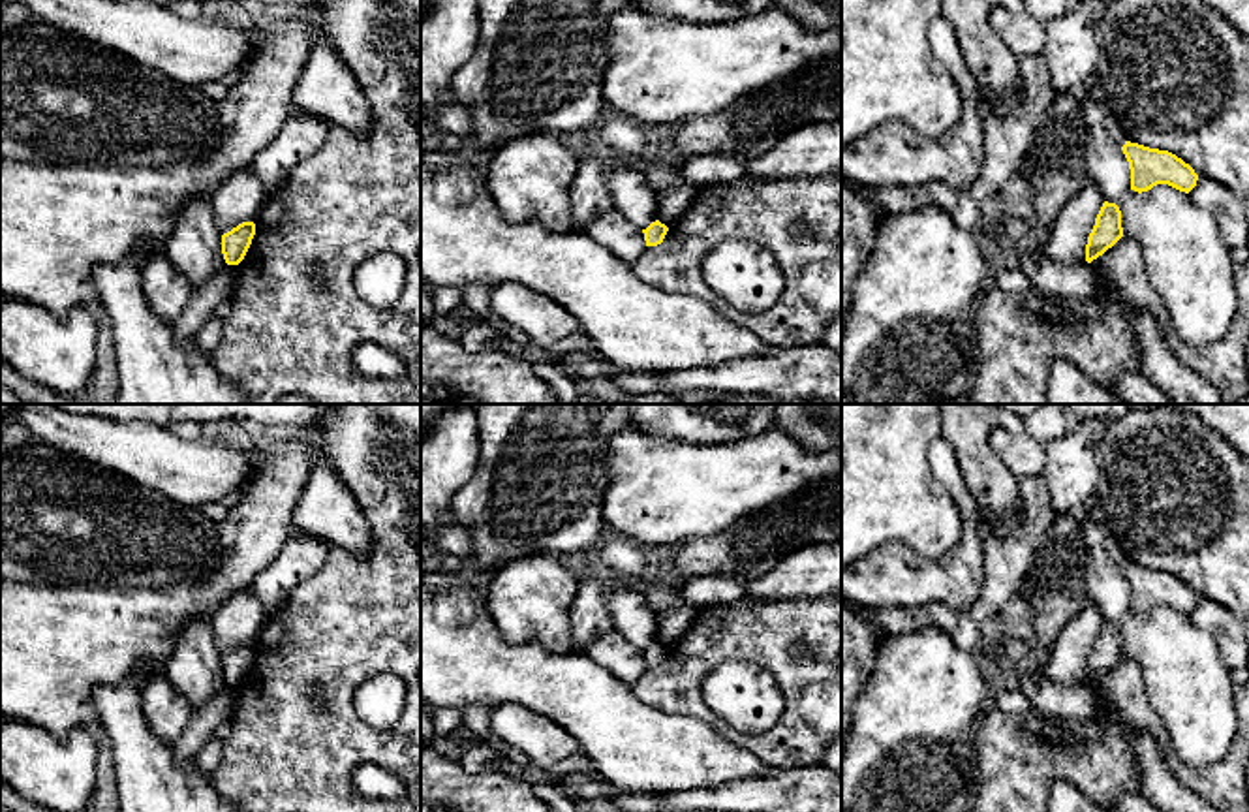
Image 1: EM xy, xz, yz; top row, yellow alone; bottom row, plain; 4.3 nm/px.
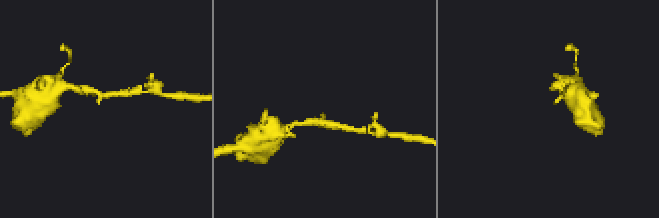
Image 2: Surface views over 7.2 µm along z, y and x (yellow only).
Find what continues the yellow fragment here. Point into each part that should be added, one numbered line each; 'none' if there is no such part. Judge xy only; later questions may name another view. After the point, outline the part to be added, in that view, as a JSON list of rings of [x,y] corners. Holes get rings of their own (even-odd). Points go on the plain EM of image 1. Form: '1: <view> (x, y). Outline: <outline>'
none

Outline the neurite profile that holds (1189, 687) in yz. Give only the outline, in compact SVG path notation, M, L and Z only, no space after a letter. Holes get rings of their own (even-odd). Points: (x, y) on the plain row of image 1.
M1093 521L1084 524L1087 598L1119 628L1123 658L1140 667L1176 754L1191 767L1223 759L1238 735L1238 714L1236 684L1215 639L1168 605L1134 613L1129 583L1104 549L1106 532Z

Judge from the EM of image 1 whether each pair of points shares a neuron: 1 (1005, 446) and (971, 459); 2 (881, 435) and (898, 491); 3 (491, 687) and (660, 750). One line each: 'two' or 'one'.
1: two
2: one
3: one

